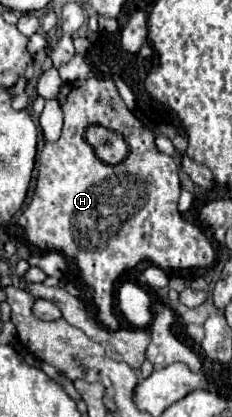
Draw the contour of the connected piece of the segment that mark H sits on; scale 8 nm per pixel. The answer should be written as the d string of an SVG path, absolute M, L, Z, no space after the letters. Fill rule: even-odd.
M94 76L72 82L70 88L64 84L58 100L64 110L62 136L42 148L36 190L18 224L36 248L58 250L78 262L82 278L94 288L98 320L108 330L116 330L120 322L114 312L112 288L122 272L144 260L166 272L210 266L214 248L204 230L186 222L178 212L178 162L156 150L152 132L126 108L110 78ZM92 124L124 136L130 148L124 162L108 166L98 158L84 138L84 130Z

